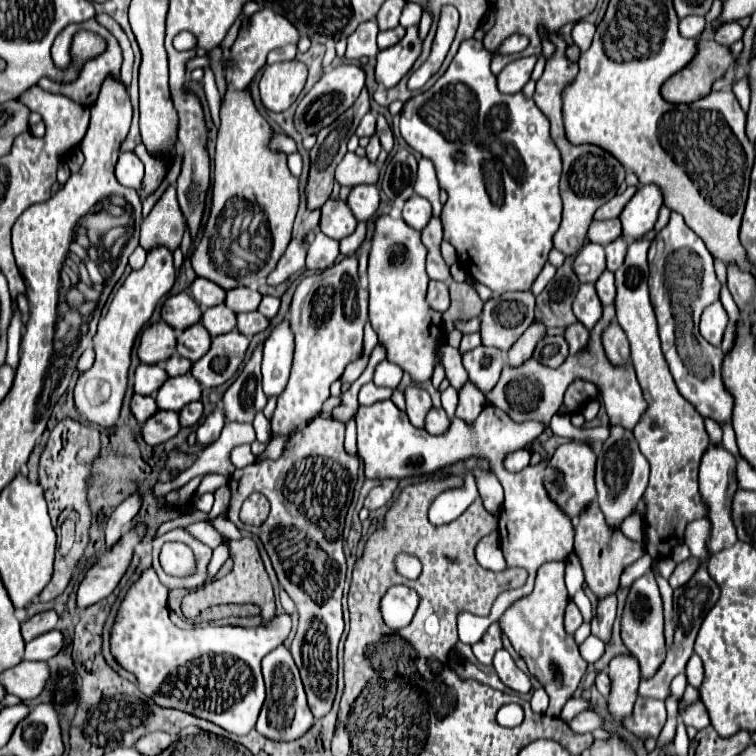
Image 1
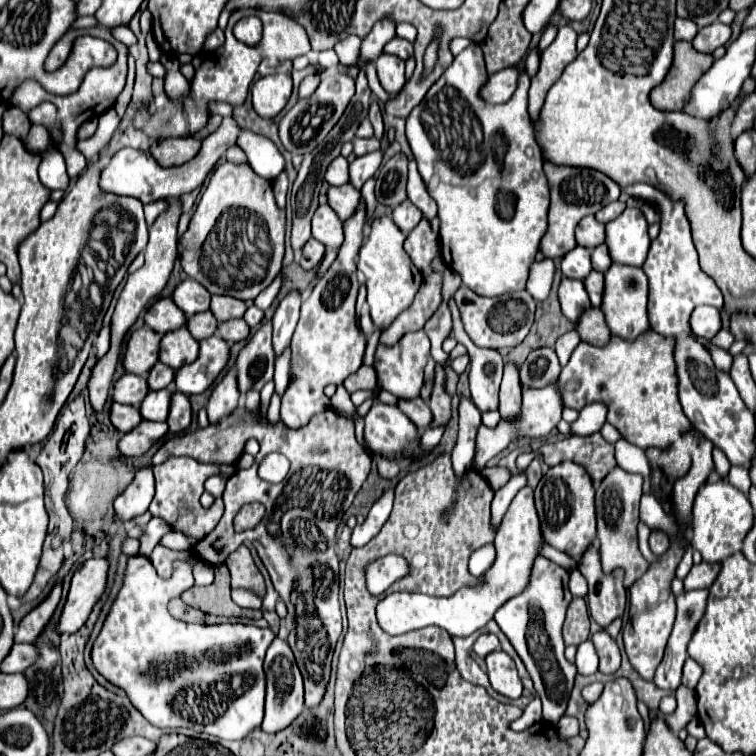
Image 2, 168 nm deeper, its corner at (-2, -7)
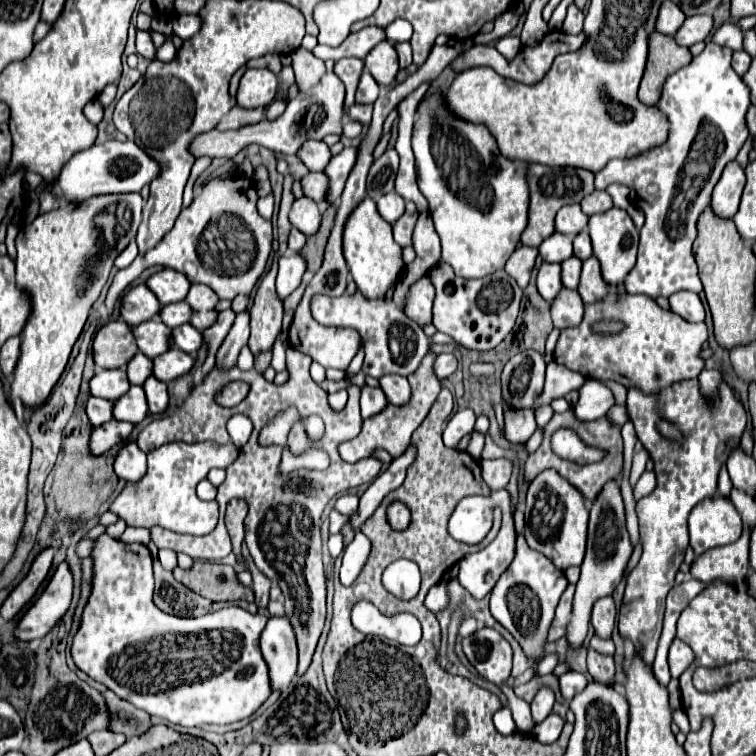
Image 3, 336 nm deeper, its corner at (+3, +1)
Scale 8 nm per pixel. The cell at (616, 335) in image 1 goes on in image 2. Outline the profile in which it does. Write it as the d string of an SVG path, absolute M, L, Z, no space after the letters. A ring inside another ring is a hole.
M597 307L585 309L579 317L579 321L575 323L575 329L579 331L579 337L583 341L597 345L597 347L605 345L609 341L609 335L611 335L601 309L597 309Z

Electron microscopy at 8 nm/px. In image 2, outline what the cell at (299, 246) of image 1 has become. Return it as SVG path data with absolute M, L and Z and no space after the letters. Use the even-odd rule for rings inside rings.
M277 277L267 289L263 289L257 297L255 297L255 301L253 301L253 305L255 307L259 307L259 309L267 309L269 305L271 305L271 301L275 299L275 295L277 295L277 291L279 291L279 287L281 287L281 277Z

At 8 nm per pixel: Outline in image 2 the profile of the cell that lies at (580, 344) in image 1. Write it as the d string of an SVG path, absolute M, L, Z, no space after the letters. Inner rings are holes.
M569 331L569 333L565 333L565 335L561 335L561 337L557 339L557 343L555 343L555 353L557 353L561 365L565 365L565 363L569 361L569 357L571 357L571 353L573 353L573 349L577 347L579 341L581 341L581 339L579 339L577 331Z

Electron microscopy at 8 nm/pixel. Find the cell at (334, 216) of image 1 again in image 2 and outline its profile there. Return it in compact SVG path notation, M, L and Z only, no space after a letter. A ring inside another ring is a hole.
M319 205L313 215L313 237L329 249L339 249L343 243L343 223L329 205Z

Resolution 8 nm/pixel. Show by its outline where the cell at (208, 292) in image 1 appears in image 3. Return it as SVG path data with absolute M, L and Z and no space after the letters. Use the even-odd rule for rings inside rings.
M164 269L160 273L154 273L146 285L154 291L154 295L162 305L184 301L190 291L188 277L174 269Z

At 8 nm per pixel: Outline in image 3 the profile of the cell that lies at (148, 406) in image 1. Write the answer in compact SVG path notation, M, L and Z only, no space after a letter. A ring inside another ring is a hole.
M90 397L88 405L86 405L86 413L90 417L90 423L94 427L108 423L112 419L112 407L114 407L114 401L108 401L102 397Z

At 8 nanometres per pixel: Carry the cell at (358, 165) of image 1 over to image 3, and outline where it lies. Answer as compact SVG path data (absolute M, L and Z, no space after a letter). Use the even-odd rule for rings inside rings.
M308 141L308 143L304 143L304 147L298 151L298 155L300 155L300 159L304 161L304 165L310 171L324 171L326 165L332 159L330 147L324 141Z

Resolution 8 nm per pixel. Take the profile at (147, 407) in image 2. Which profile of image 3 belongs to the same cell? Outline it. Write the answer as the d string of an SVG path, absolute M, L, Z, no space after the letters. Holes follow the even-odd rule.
M130 387L130 391L114 403L114 419L140 423L148 417L148 401L142 387Z

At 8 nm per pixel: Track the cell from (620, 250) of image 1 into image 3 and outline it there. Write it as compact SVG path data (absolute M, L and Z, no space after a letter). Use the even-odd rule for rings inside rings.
M582 231L580 235L574 237L574 255L578 259L590 259L592 257L592 243L590 243L590 235L588 231Z

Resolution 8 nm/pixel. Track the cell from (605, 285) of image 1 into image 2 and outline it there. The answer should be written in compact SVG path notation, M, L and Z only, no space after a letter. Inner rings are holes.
M591 271L585 279L583 279L583 285L585 285L585 291L589 295L589 301L593 307L599 307L601 305L601 295L603 295L603 273L597 273L597 271Z

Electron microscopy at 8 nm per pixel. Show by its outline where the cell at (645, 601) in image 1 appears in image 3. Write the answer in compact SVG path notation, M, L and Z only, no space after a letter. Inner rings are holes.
M698 379L674 383L668 387L668 391L662 391L658 399L640 395L640 391L632 389L628 391L626 409L630 421L636 427L638 439L654 459L658 485L650 495L642 497L636 503L644 551L638 565L626 577L626 593L618 613L618 631L624 639L628 637L634 643L636 655L646 665L652 665L662 627L664 601L668 591L674 587L674 575L684 561L688 547L688 515L696 503L716 493L720 465L726 461L728 451L740 441L748 415L744 407L734 399L726 383L720 385L720 395L714 407L708 405L698 391ZM658 419L668 419L678 425L684 433L684 443L676 445L664 439L656 431Z

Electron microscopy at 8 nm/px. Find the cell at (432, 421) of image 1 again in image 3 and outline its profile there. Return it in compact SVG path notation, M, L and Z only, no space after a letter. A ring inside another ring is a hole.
M384 375L384 379L380 379L380 387L386 393L388 401L396 407L402 407L410 401L412 397L412 389L406 377L400 375Z

